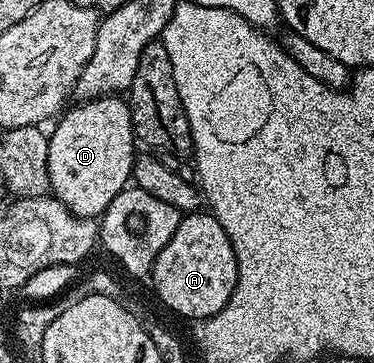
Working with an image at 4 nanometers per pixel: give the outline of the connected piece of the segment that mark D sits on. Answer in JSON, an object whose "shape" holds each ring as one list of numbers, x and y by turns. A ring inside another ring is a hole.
{"shape":[[107,96,92,98,74,105,78,106,72,107,70,111,67,109,54,122,54,130,48,136,50,194,58,198,71,214,98,220,108,208,108,204,112,204,112,200,116,200,118,193,126,189,134,173,136,135,134,126,130,123,130,104,125,97]]}

